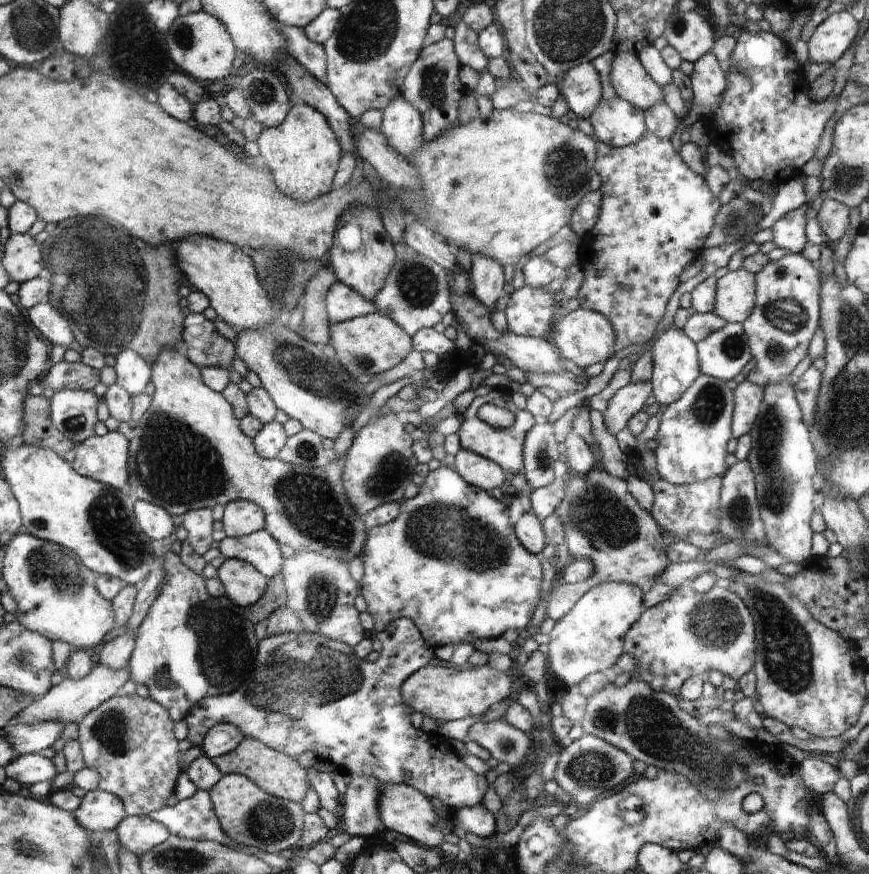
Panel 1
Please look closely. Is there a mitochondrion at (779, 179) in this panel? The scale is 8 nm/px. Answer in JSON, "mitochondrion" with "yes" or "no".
{"mitochondrion":"no"}

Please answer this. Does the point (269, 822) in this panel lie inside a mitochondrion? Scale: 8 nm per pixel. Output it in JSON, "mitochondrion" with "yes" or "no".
{"mitochondrion":"yes"}

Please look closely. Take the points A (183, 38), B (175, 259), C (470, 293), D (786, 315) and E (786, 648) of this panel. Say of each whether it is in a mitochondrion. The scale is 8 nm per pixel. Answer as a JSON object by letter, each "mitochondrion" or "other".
{"A":"mitochondrion","B":"other","C":"other","D":"mitochondrion","E":"mitochondrion"}

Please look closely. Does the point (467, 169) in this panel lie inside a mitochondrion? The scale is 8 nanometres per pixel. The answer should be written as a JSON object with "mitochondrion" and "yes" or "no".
{"mitochondrion":"no"}

